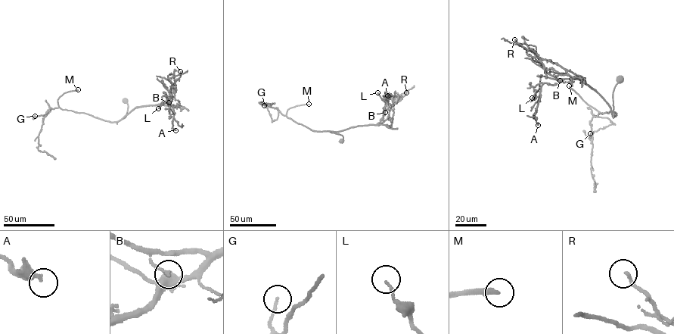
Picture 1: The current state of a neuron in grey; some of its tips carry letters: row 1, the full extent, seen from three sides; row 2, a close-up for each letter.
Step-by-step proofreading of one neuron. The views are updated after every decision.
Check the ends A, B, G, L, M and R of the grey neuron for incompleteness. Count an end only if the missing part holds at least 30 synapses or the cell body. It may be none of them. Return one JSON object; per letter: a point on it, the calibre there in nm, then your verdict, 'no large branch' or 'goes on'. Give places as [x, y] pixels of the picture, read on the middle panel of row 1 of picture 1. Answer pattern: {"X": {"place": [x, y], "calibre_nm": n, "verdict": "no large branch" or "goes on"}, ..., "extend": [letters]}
{"A": {"place": [387, 95], "calibre_nm": 340, "verdict": "no large branch"}, "B": {"place": [385, 112], "calibre_nm": 110, "verdict": "no large branch"}, "G": {"place": [264, 105], "calibre_nm": 130, "verdict": "no large branch"}, "L": {"place": [377, 92], "calibre_nm": 120, "verdict": "no large branch"}, "M": {"place": [309, 104], "calibre_nm": 260, "verdict": "goes on"}, "R": {"place": [406, 92], "calibre_nm": 170, "verdict": "no large branch"}, "extend": ["M"]}

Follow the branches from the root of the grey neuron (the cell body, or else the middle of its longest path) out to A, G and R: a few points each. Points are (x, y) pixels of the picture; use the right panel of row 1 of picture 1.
A: (619, 79), (613, 92), (613, 110), (583, 81), (567, 78), (554, 85), (544, 82), (534, 113), (538, 125)
G: (619, 79), (613, 95), (612, 113), (616, 115), (610, 111), (594, 115), (613, 123), (590, 133)
R: (619, 79), (613, 92), (612, 110), (580, 76), (550, 60), (541, 60), (532, 49), (514, 39)

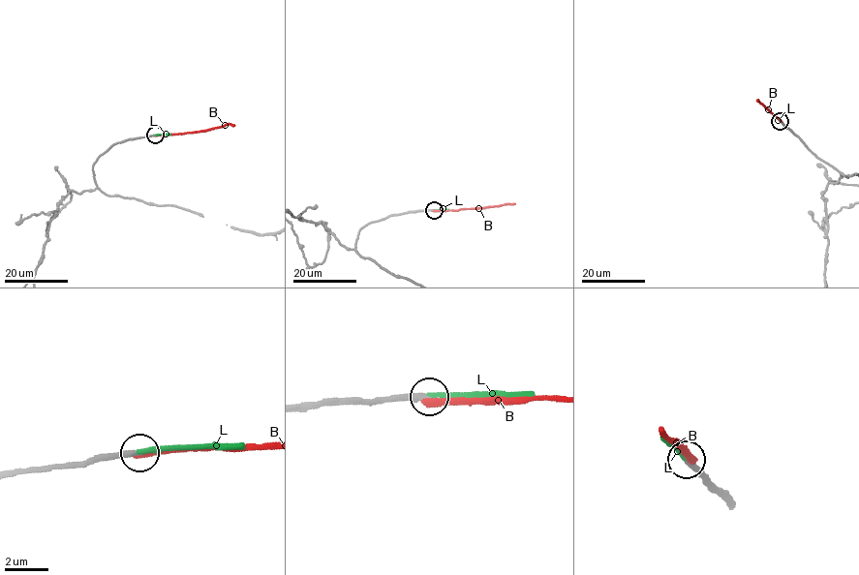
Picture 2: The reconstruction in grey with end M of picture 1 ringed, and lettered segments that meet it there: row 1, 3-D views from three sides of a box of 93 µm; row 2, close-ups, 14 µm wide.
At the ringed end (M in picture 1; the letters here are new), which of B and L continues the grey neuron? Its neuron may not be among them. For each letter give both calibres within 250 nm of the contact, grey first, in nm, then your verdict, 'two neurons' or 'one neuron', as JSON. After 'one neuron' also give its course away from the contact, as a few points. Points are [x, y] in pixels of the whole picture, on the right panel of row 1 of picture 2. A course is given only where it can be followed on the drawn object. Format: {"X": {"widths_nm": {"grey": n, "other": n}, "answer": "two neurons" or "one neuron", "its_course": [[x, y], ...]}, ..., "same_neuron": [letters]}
{"B": {"widths_nm": {"grey": 300, "other": 280}, "answer": "two neurons"}, "L": {"widths_nm": {"grey": 280, "other": 220}, "answer": "one neuron"}, "same_neuron": ["L"]}

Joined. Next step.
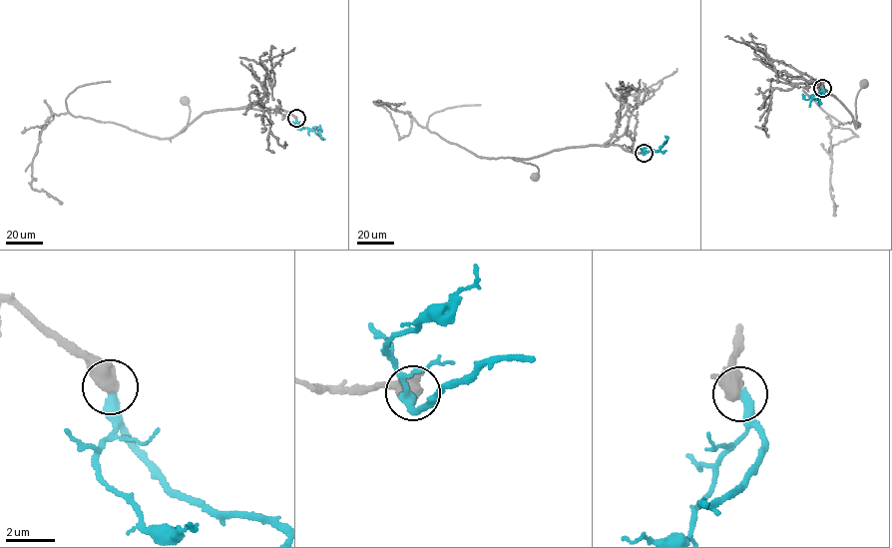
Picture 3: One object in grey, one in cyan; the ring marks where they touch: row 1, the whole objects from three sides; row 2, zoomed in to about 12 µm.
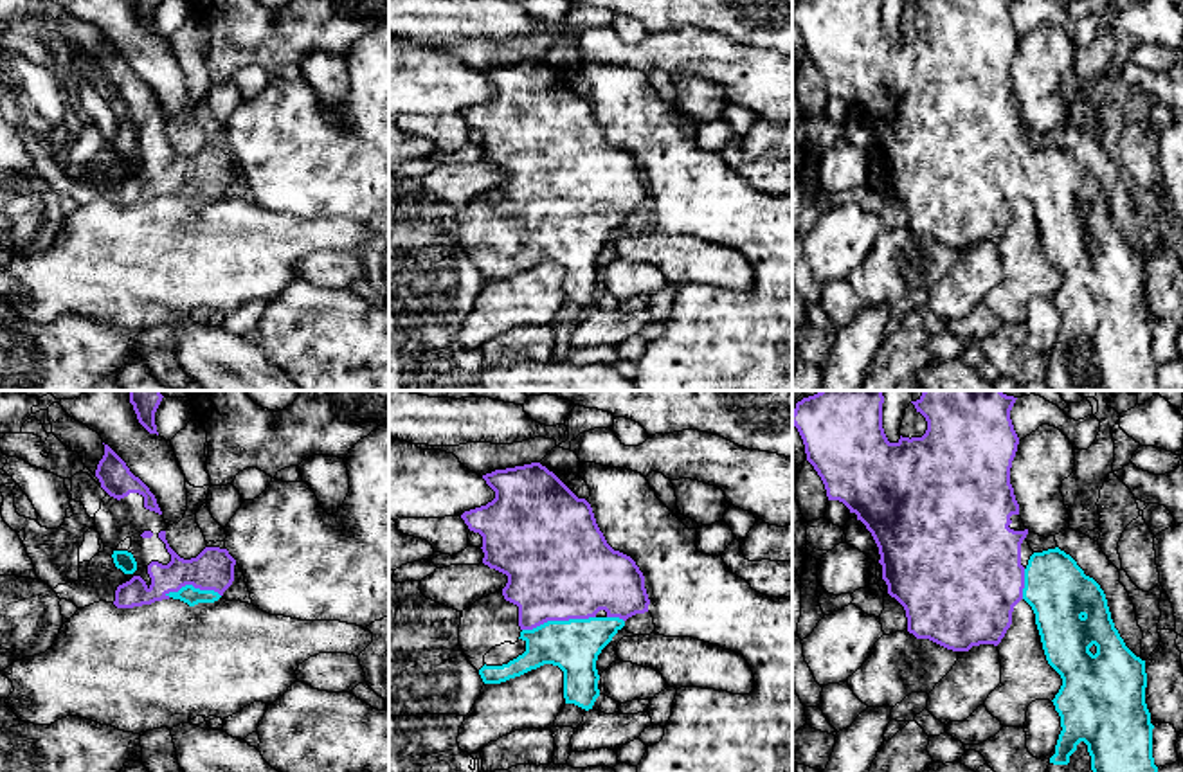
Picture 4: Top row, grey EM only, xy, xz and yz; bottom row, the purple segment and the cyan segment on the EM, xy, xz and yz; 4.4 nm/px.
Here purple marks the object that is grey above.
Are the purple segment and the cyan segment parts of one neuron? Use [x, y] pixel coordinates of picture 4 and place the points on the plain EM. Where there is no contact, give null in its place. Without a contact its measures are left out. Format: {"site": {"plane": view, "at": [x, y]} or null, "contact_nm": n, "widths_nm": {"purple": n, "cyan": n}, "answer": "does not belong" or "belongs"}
{"site": {"plane": "xz", "at": [559, 216]}, "contact_nm": 340, "widths_nm": {"purple": 480, "cyan": 220}, "answer": "belongs"}

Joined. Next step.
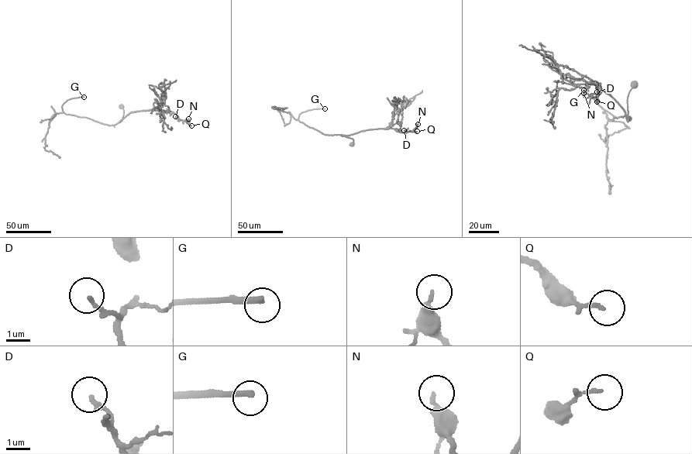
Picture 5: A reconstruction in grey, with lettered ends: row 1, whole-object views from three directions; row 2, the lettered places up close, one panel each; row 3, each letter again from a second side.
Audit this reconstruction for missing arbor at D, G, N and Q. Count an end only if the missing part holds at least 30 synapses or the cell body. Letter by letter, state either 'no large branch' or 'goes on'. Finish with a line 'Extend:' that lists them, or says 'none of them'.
D: no large branch
G: goes on
N: no large branch
Q: no large branch
Extend: G

